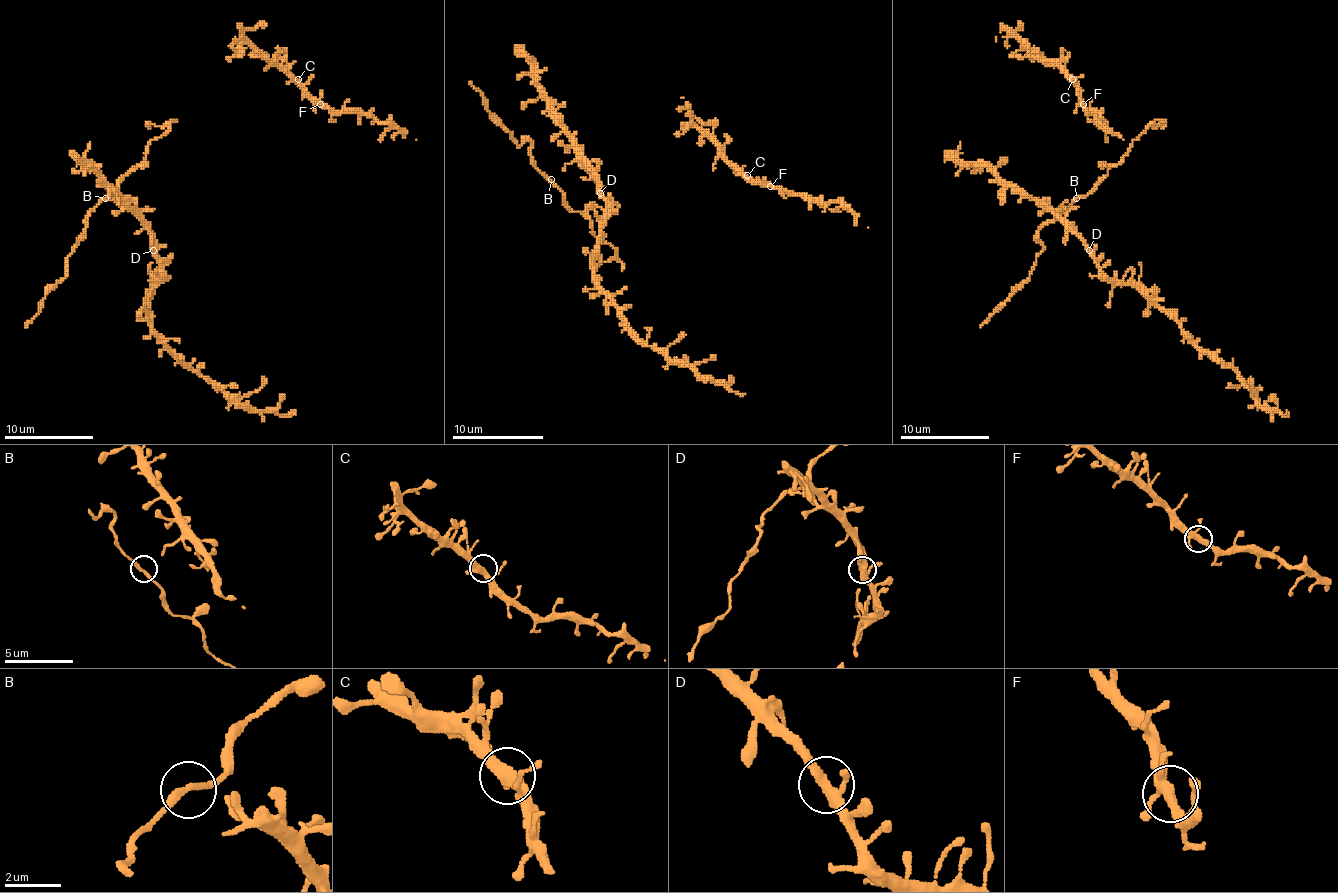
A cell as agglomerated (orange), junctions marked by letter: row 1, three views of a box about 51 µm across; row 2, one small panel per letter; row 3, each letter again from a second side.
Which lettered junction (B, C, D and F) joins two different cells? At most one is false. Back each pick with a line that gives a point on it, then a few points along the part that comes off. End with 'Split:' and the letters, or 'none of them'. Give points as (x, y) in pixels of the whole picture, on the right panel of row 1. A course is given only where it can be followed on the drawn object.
Split: none of them

